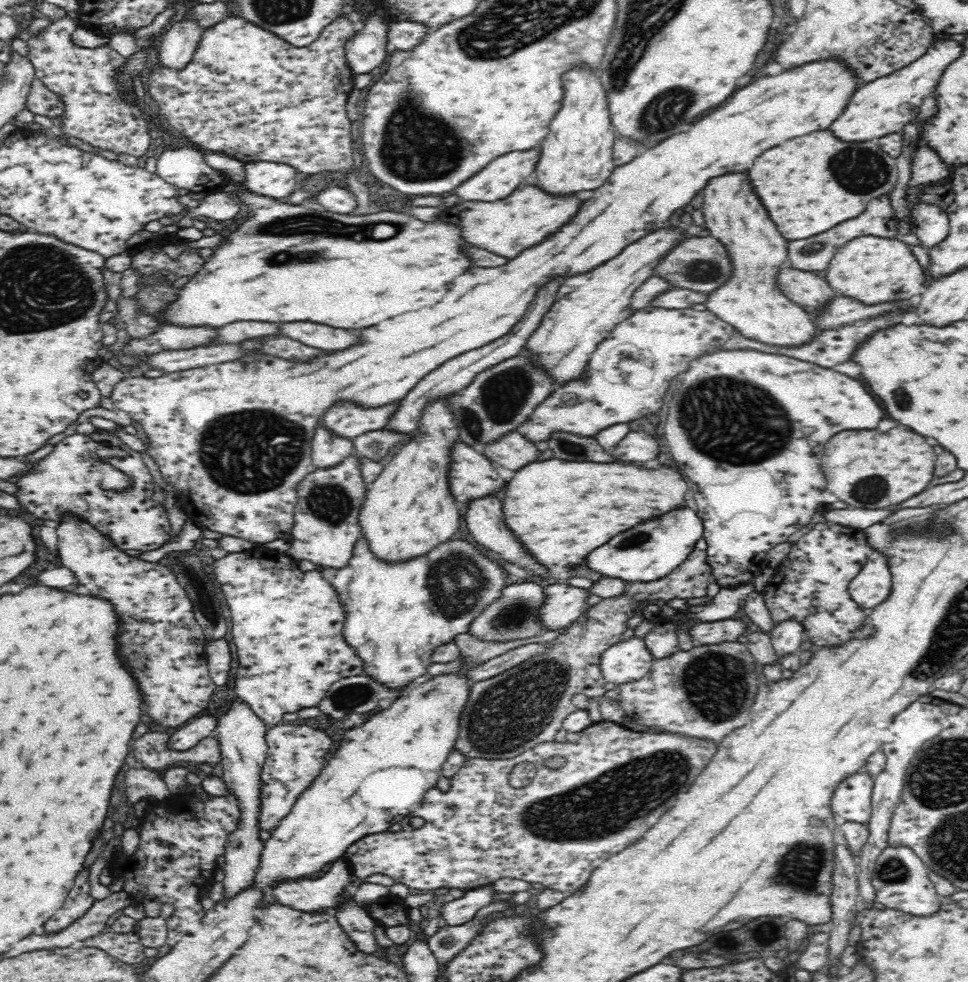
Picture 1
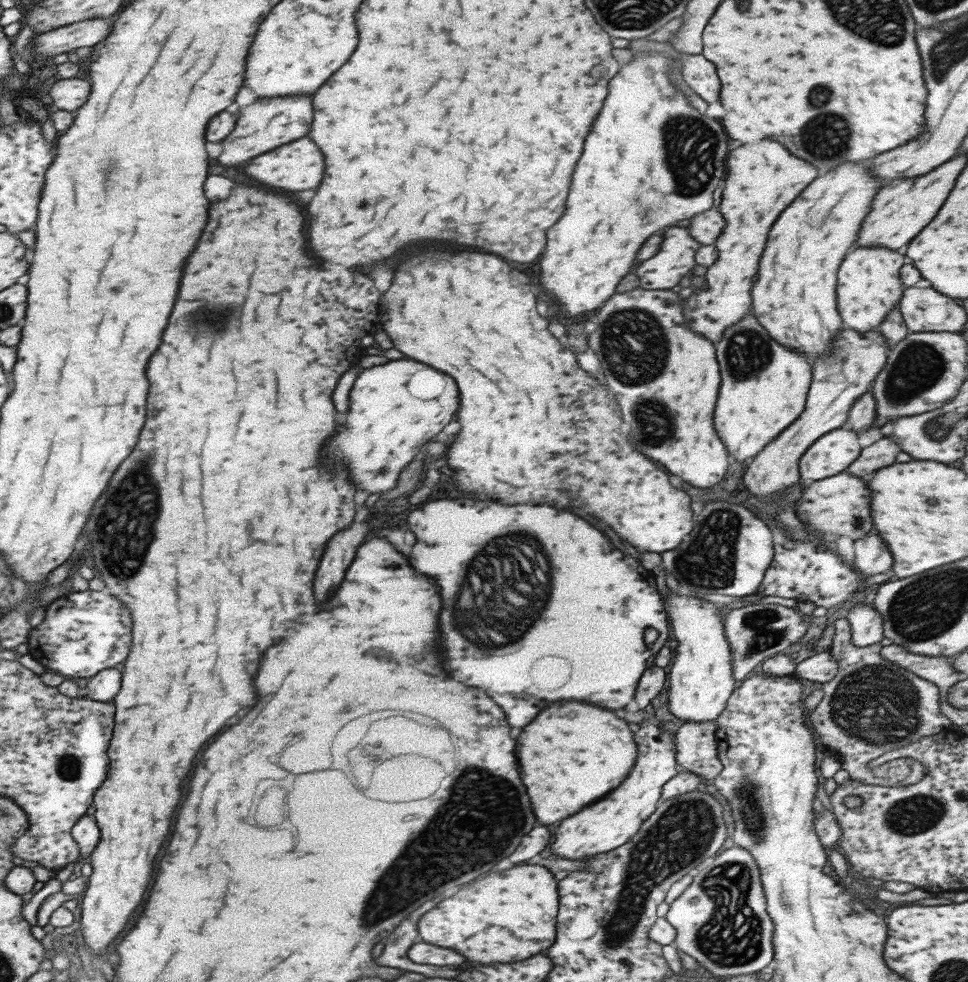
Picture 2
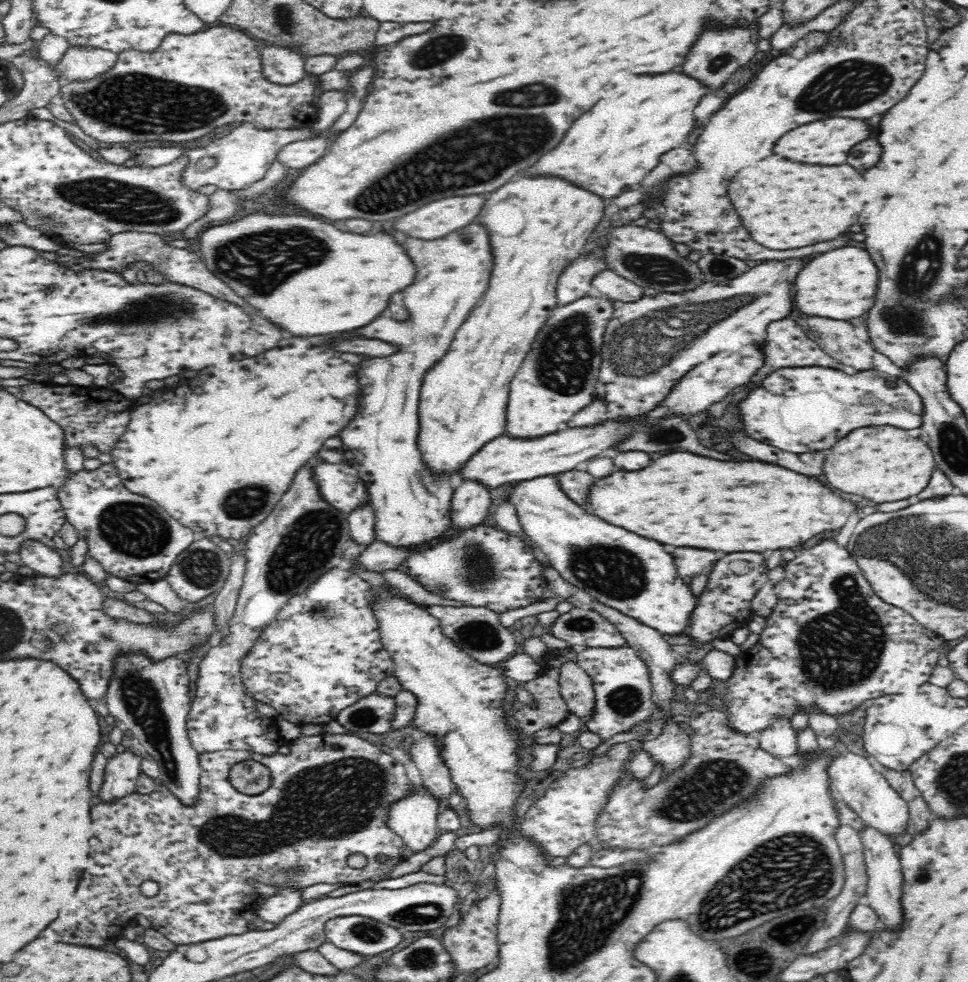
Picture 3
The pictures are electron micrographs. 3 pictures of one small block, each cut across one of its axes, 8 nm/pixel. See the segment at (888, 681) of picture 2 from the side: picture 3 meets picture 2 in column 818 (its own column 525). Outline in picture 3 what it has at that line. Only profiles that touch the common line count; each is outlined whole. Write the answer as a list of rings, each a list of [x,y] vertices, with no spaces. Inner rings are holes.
[[[570,648],[570,650],[558,650],[558,652],[548,652],[546,654],[546,662],[542,666],[542,674],[538,678],[534,678],[534,682],[526,682],[526,690],[532,694],[534,704],[538,704],[536,708],[524,706],[520,702],[512,702],[512,716],[508,718],[510,726],[516,728],[516,732],[522,732],[524,736],[532,736],[534,732],[542,730],[542,728],[556,728],[560,722],[564,722],[572,712],[568,710],[568,704],[564,702],[562,694],[560,694],[560,666],[564,662],[576,662],[578,660],[578,650]]]

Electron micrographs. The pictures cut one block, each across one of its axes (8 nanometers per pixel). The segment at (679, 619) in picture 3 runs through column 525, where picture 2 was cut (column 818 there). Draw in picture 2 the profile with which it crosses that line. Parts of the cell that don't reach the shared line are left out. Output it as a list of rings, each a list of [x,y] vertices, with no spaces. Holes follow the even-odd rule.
[[[841,472],[829,478],[823,478],[821,482],[809,482],[807,488],[801,494],[799,506],[795,510],[797,518],[803,518],[809,522],[807,532],[825,532],[825,534],[837,534],[837,536],[849,536],[849,538],[863,538],[863,534],[869,532],[871,524],[871,512],[869,512],[869,496],[865,482],[849,472]]]

